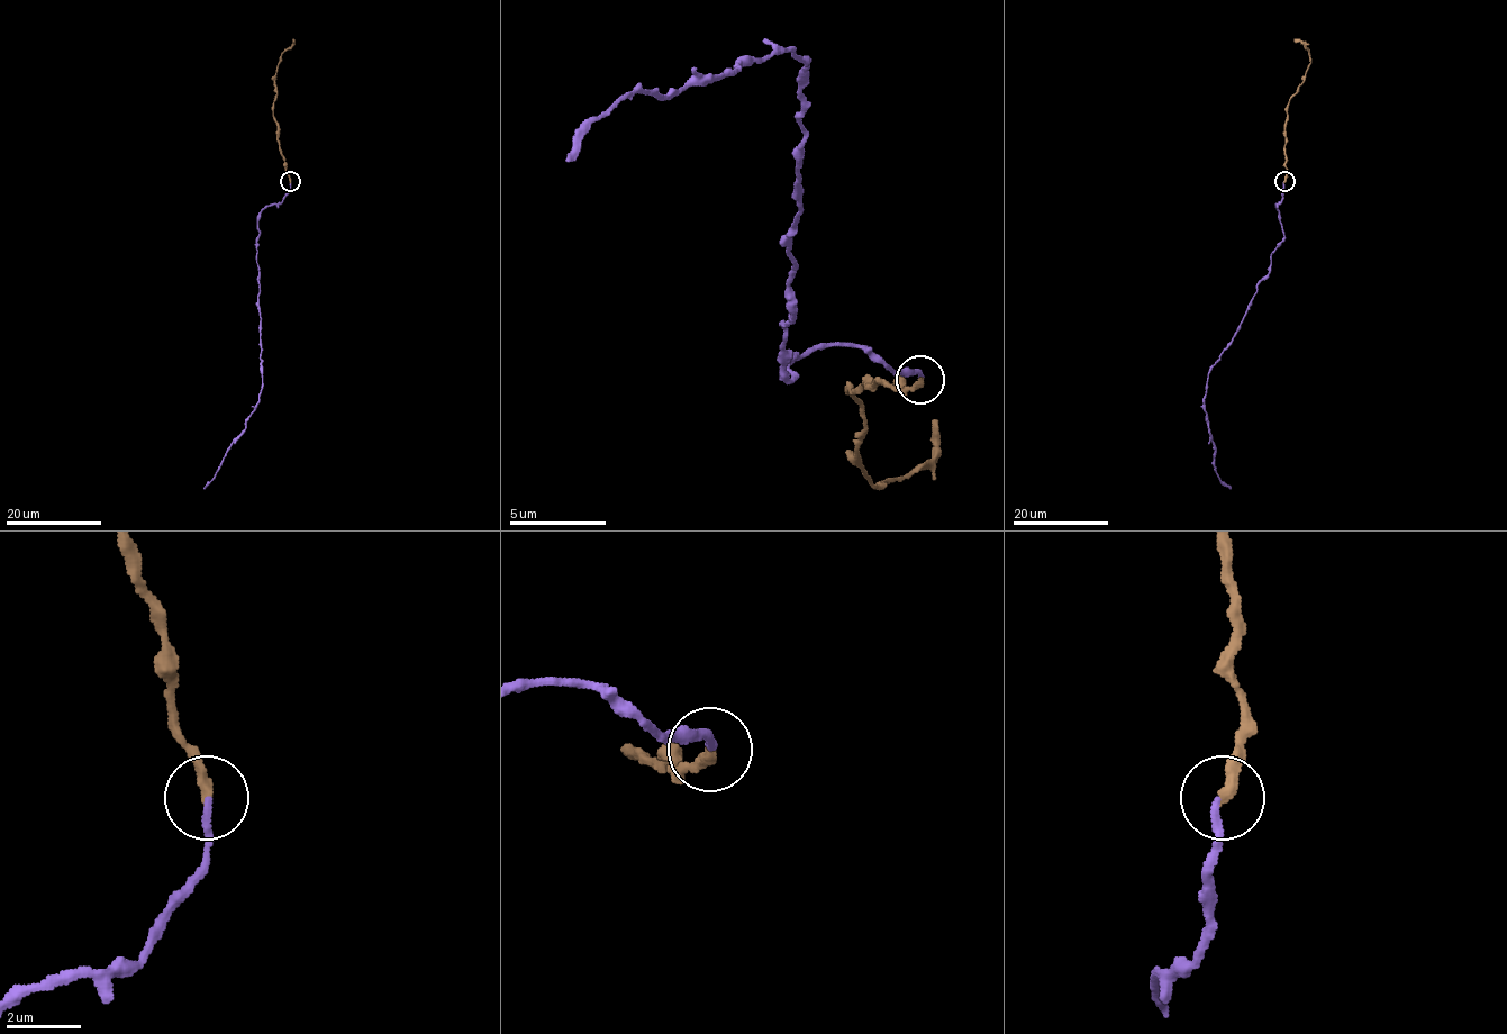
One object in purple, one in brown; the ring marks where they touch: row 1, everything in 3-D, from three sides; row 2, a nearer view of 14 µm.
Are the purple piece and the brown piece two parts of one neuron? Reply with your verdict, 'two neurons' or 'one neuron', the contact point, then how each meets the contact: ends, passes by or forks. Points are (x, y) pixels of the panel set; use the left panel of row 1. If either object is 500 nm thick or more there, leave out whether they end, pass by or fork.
one neuron | (290, 181) | purple ends | brown ends

